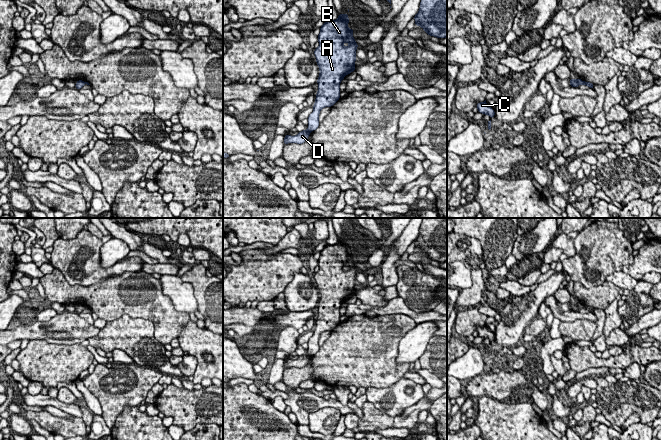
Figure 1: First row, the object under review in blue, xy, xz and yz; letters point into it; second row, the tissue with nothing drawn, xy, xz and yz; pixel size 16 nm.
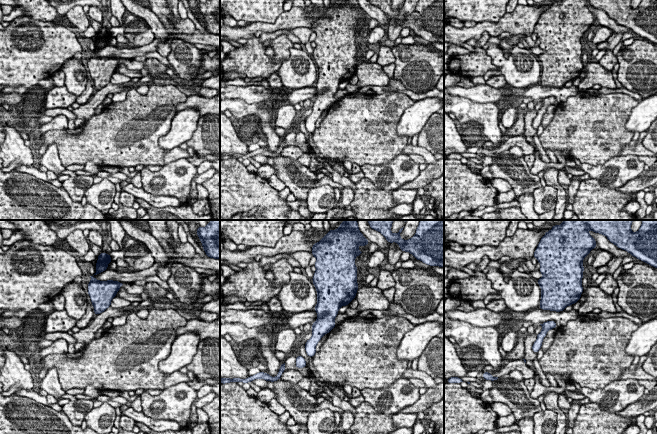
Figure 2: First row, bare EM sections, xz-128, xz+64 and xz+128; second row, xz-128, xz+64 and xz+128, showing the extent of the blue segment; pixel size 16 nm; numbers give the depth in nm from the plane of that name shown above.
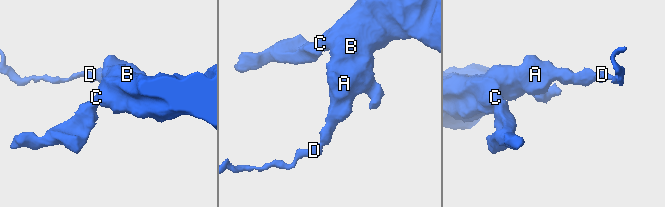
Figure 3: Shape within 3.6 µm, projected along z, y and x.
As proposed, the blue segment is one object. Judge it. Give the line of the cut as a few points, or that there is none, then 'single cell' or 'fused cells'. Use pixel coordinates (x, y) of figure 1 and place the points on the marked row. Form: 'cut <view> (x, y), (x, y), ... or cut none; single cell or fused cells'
cut xz (307, 129), (310, 131); fused cells

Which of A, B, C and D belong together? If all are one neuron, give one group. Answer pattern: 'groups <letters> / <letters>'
groups A B C / D

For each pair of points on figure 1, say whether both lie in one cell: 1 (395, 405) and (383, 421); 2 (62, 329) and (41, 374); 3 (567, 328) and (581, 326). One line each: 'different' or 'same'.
1: different
2: different
3: same

